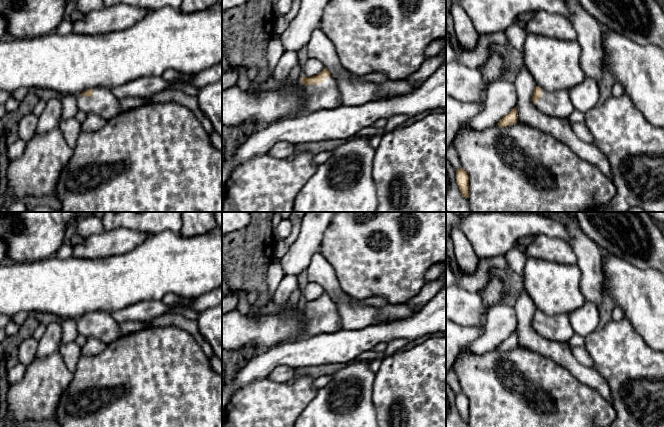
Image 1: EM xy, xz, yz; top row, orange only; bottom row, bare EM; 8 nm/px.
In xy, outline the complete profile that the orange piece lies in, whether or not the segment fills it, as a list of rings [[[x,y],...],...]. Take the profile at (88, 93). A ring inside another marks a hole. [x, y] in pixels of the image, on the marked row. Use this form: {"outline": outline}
{"outline": [[[104,87],[82,92],[77,98],[77,107],[86,113],[99,114],[106,120],[122,111],[119,99],[110,89]]]}

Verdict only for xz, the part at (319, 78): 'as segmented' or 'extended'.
extended

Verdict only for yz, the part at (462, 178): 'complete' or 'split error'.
complete

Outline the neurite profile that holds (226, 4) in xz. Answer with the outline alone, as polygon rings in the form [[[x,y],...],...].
[[[222,0],[222,10],[234,8],[246,3],[248,0]]]

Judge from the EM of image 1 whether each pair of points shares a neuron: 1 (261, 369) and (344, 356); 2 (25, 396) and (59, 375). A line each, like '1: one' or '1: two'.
1: one
2: one

